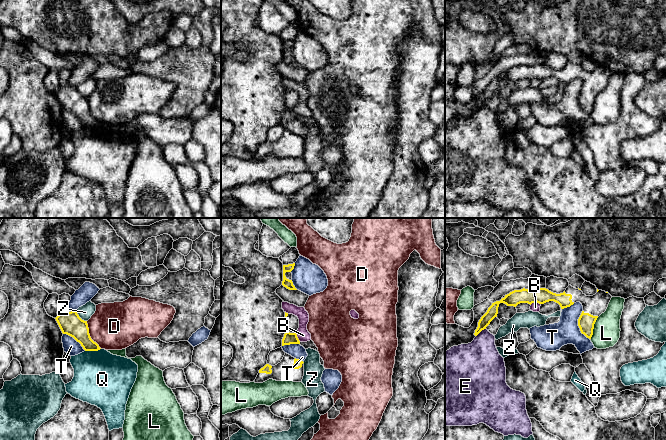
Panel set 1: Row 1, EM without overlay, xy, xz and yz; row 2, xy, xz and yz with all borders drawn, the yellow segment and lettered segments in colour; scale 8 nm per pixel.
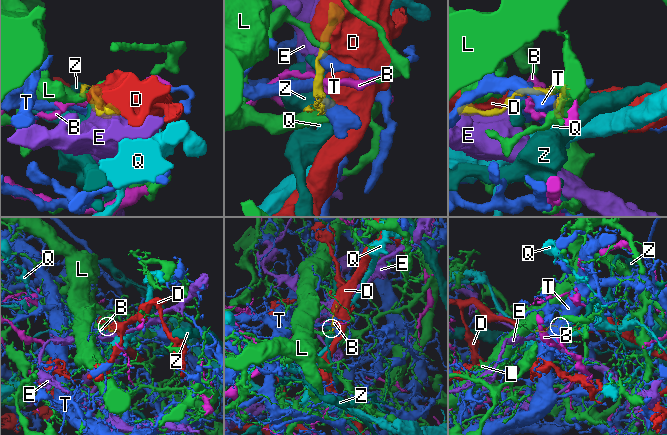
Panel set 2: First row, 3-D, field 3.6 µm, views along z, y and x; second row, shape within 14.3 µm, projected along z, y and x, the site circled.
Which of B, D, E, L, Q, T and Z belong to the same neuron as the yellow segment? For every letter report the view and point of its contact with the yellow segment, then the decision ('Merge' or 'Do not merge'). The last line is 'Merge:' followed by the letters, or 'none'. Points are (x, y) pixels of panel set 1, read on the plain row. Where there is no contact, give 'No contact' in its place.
B: Touches yellow at yz (535, 77). Do not merge
D: Touches yellow at xy (89, 111). Do not merge
E: Touches yellow at yz (480, 107). Do not merge
L: Touches yellow at yz (593, 104). Do not merge
Q: Touches yellow at xy (92, 126). Do not merge
T: Touches yellow at yz (578, 101). Do not merge
Z: Touches yellow at xy (79, 93). Do not merge
Merge: none

